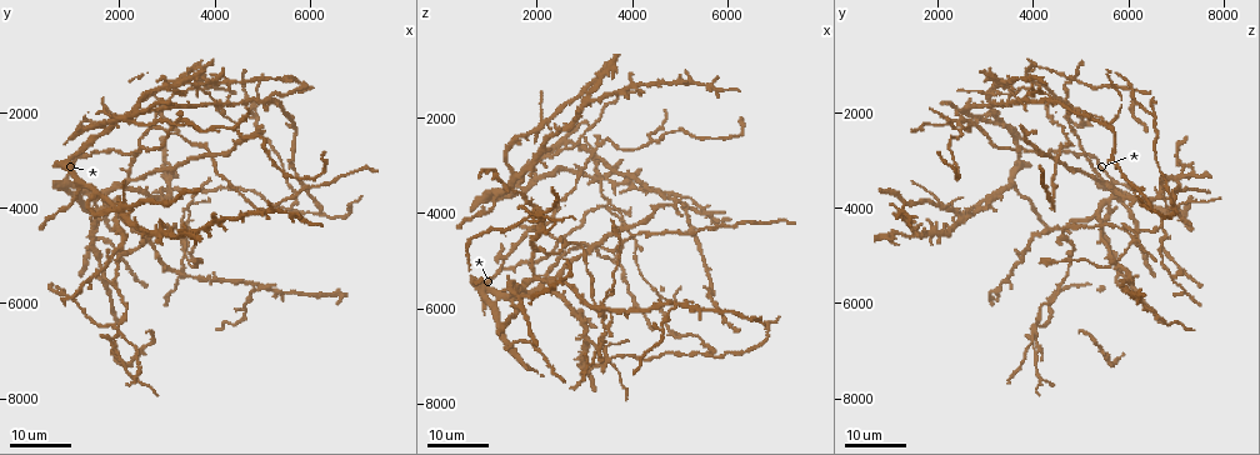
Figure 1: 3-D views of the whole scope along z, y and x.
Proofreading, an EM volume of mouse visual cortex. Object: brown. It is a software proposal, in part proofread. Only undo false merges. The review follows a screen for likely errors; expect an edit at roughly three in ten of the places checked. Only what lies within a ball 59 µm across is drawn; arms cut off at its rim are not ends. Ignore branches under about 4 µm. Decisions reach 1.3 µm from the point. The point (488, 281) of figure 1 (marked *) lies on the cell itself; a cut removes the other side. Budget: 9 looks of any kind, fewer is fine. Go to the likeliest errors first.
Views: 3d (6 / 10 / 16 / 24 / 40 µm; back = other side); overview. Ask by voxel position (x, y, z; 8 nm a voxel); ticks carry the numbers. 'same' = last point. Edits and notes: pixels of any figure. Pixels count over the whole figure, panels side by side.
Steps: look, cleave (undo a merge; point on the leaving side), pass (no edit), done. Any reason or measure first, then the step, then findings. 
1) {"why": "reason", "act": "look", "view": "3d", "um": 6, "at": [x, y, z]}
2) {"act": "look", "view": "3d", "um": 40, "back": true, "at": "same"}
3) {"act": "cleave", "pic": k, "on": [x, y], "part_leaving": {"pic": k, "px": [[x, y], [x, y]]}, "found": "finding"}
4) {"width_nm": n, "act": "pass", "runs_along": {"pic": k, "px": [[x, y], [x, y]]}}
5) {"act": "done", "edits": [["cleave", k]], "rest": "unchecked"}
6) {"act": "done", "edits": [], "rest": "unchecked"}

{"why": "four or more arms meet", "act": "look", "view": "3d", "um": 24, "at": [2000, 6600, 4000]}

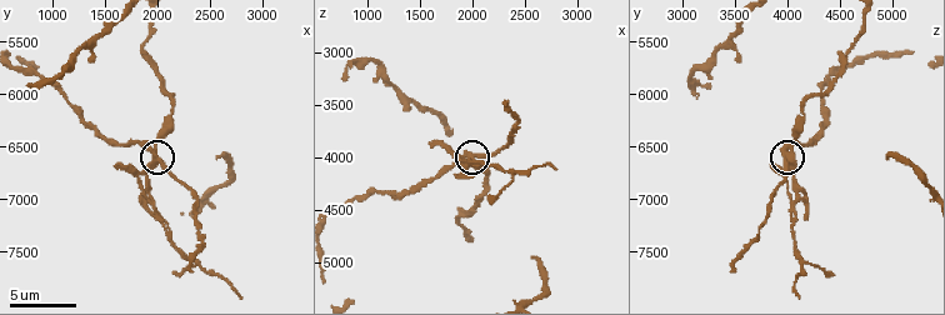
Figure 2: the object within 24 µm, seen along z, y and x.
{"act": "look", "view": "3d", "um": 6, "at": [1980, 6580, 3960]}

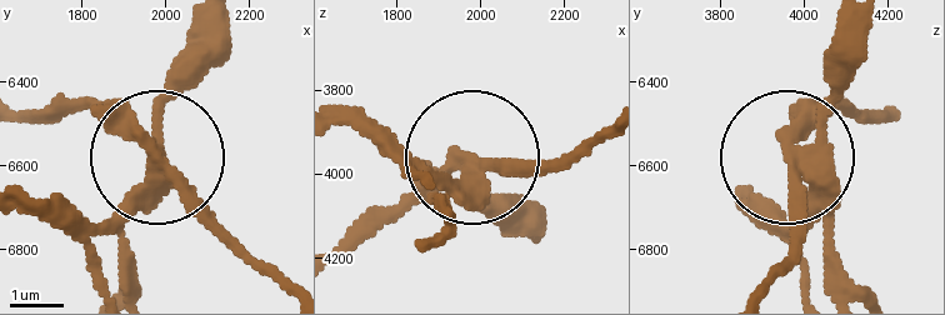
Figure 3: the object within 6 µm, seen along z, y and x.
{"arms": 4, "act": "cleave", "pic": 3, "on": [174, 85], "found": "a second cell is stuck on"}

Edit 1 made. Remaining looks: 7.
{"act": "look", "view": "overview"}

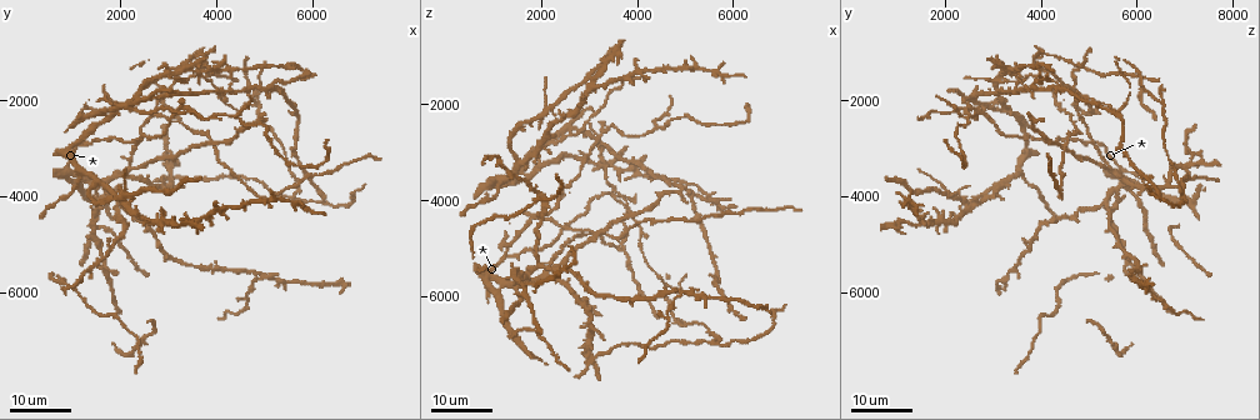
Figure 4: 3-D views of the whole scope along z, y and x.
{"act": "look", "view": "3d", "um": 24, "at": [2100, 3950, 2050]}

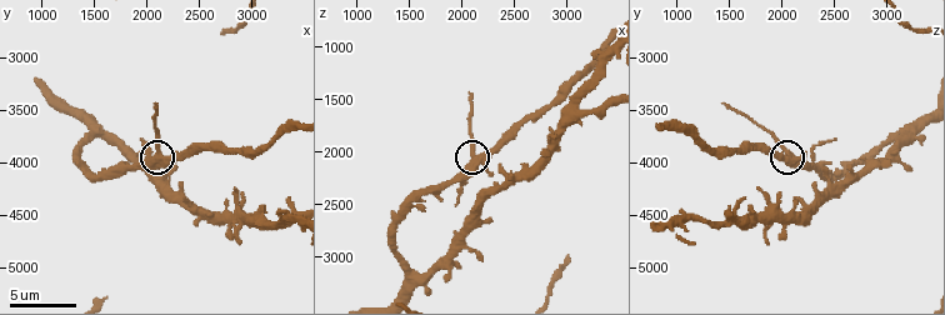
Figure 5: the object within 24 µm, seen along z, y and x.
{"act": "look", "view": "3d", "um": 6, "at": [2120, 3940, 2040]}

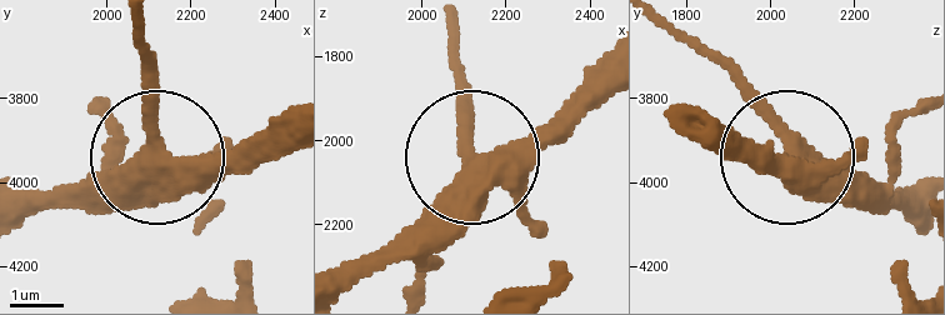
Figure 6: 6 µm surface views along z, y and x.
{"act": "pass", "runs_along": {"pic": 6, "px": [[346, 293], [466, 158], [466, 81]]}, "found": "all the same cell"}

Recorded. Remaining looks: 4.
{"why": "three arms meet", "act": "look", "view": "3d", "um": 16, "at": [4500, 2200, 5550]}

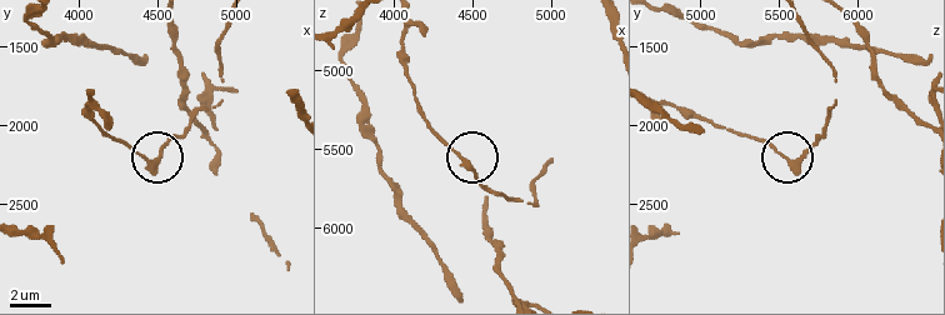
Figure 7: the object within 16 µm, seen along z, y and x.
{"act": "look", "view": "3d", "um": 6, "at": [4420, 2220, 5540]}

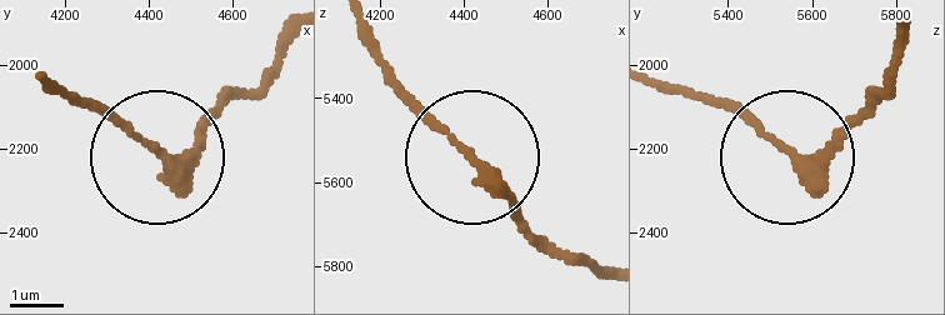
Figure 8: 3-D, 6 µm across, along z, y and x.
{"why": "from behind", "act": "look", "view": "3d", "um": 6, "back": true, "at": [4430, 2220, 5550]}

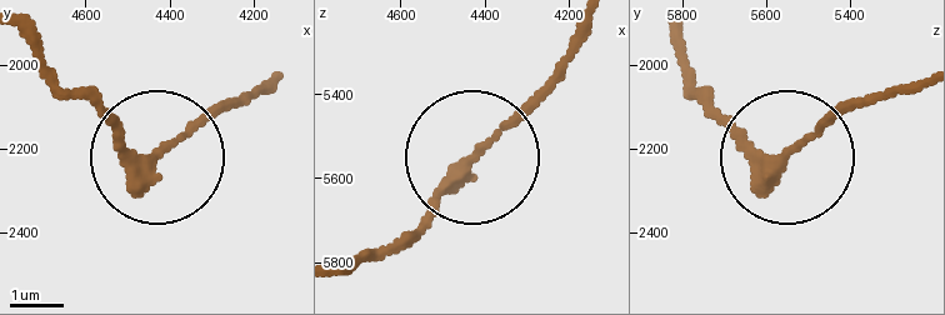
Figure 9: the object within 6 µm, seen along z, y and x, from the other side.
{"arms": 3, "act": "pass", "found": "one cell here"}

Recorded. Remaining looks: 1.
{"act": "done", "edits": [["cleave", 3]], "rest": "unchecked"}

